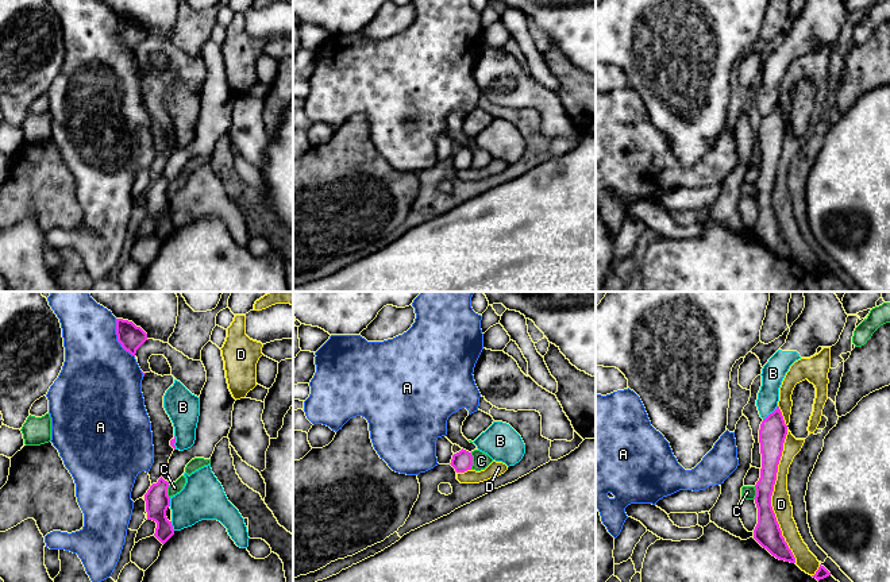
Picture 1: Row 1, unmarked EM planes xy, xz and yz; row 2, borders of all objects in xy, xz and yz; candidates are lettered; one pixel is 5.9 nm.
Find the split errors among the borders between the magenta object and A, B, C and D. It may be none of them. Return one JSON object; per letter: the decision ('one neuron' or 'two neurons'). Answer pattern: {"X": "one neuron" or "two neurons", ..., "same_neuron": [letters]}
{"A": "two neurons", "B": "two neurons", "C": "two neurons", "D": "two neurons", "same_neuron": []}

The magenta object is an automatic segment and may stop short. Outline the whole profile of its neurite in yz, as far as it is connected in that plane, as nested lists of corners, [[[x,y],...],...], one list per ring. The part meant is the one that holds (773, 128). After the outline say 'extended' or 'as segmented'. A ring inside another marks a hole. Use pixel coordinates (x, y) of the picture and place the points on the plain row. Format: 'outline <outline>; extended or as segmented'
outline [[[779,104],[763,116],[759,127],[762,151],[760,176],[755,182],[755,201],[758,205],[758,221],[754,227],[754,236],[779,258],[795,261],[771,204],[771,193],[777,178],[778,162],[787,132]]]; as segmented

